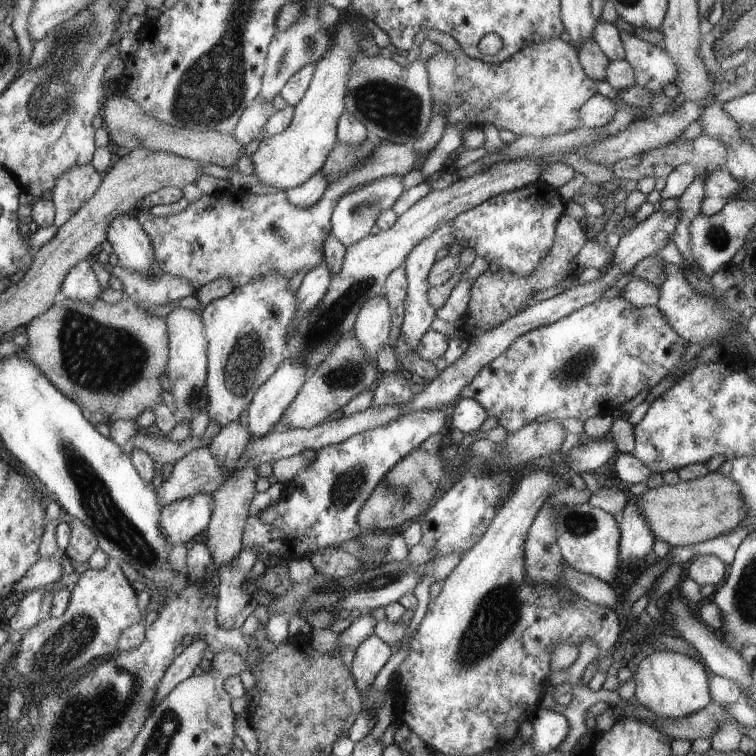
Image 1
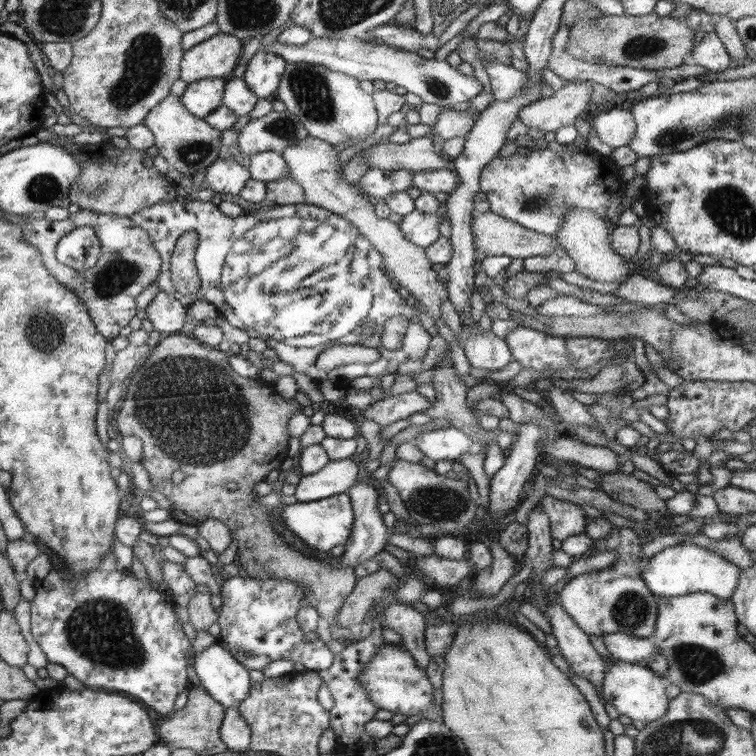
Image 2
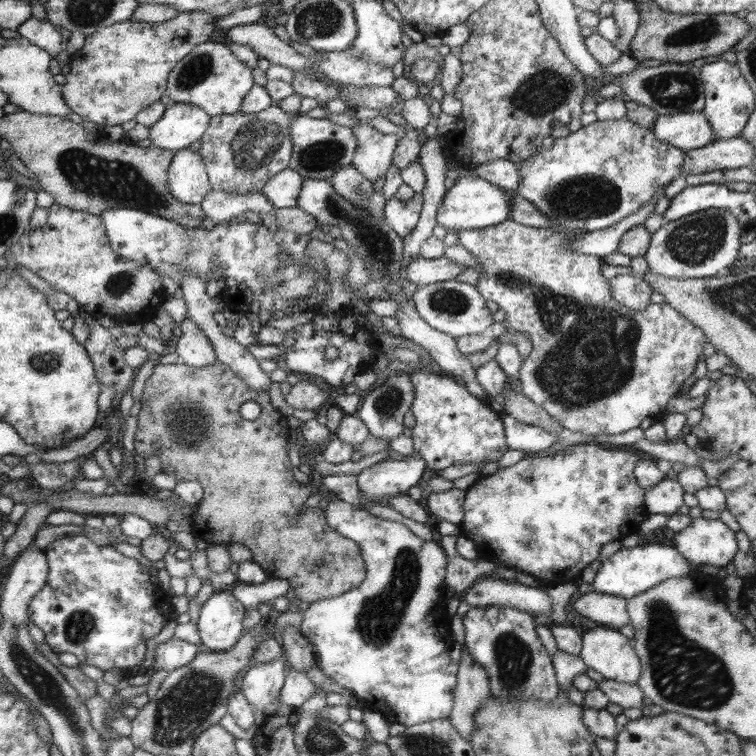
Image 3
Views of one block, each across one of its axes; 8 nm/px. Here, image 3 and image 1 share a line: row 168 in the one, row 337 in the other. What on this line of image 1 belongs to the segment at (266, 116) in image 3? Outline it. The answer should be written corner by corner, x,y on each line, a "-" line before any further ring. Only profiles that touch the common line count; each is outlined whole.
270,272
258,280
248,280
246,286
236,287
228,296
213,300
203,309
201,317
206,326
207,341
210,342
207,378
210,404
207,413
211,420
221,426
228,426
234,420
240,419
259,388
275,375
288,357
287,343
292,330
292,320
300,308
299,294
291,292
289,281
288,276
280,276
280,272

